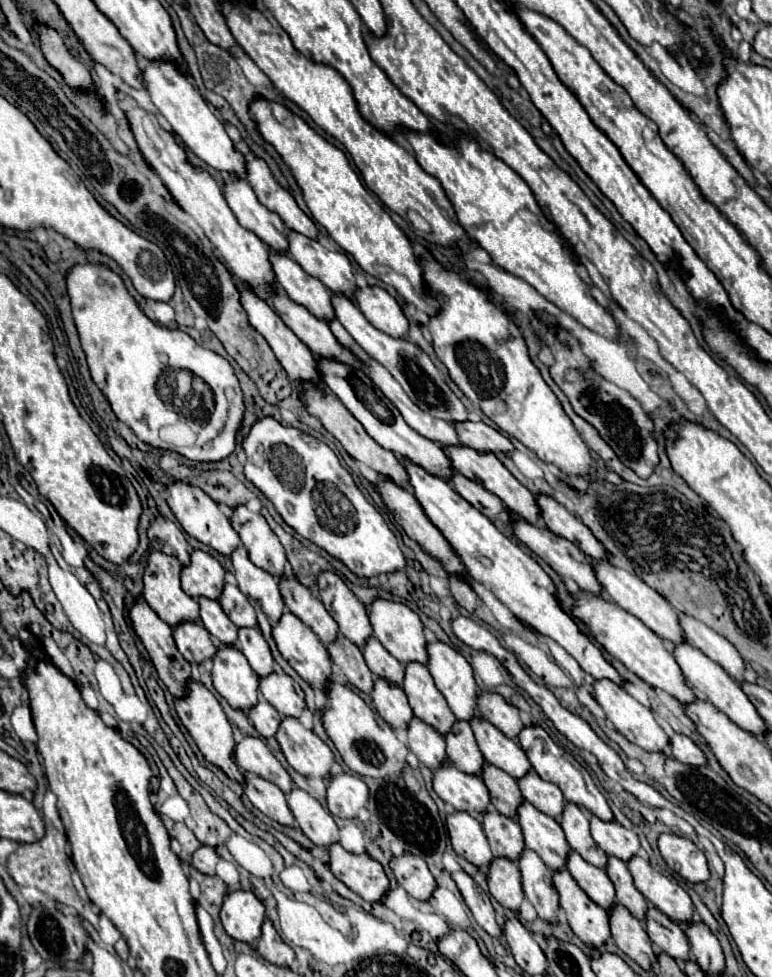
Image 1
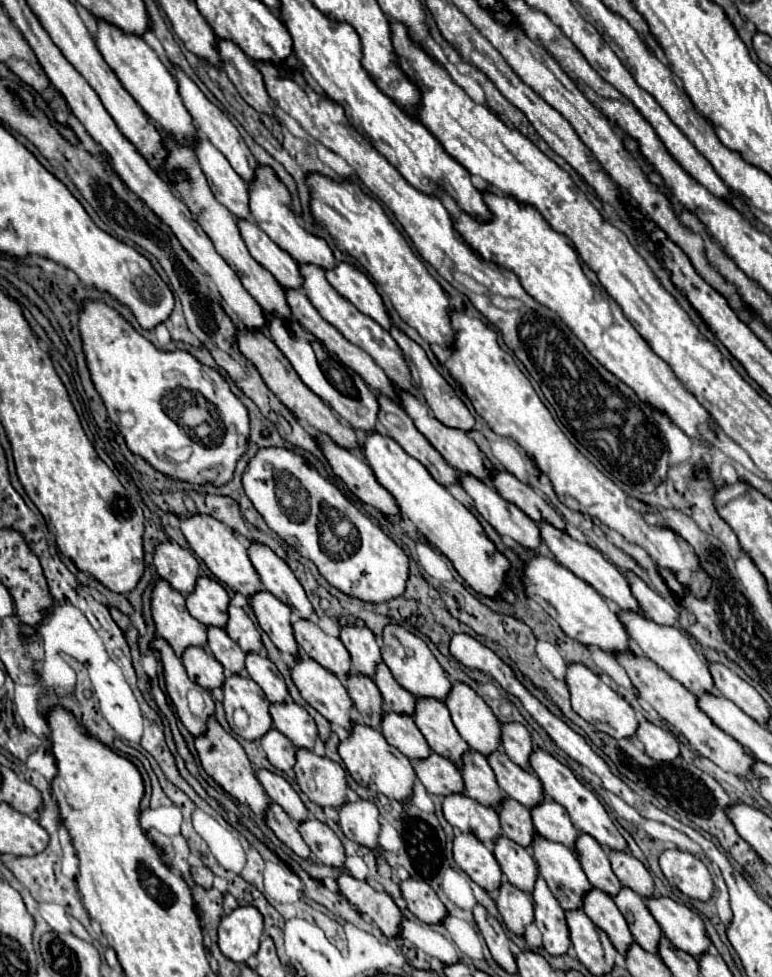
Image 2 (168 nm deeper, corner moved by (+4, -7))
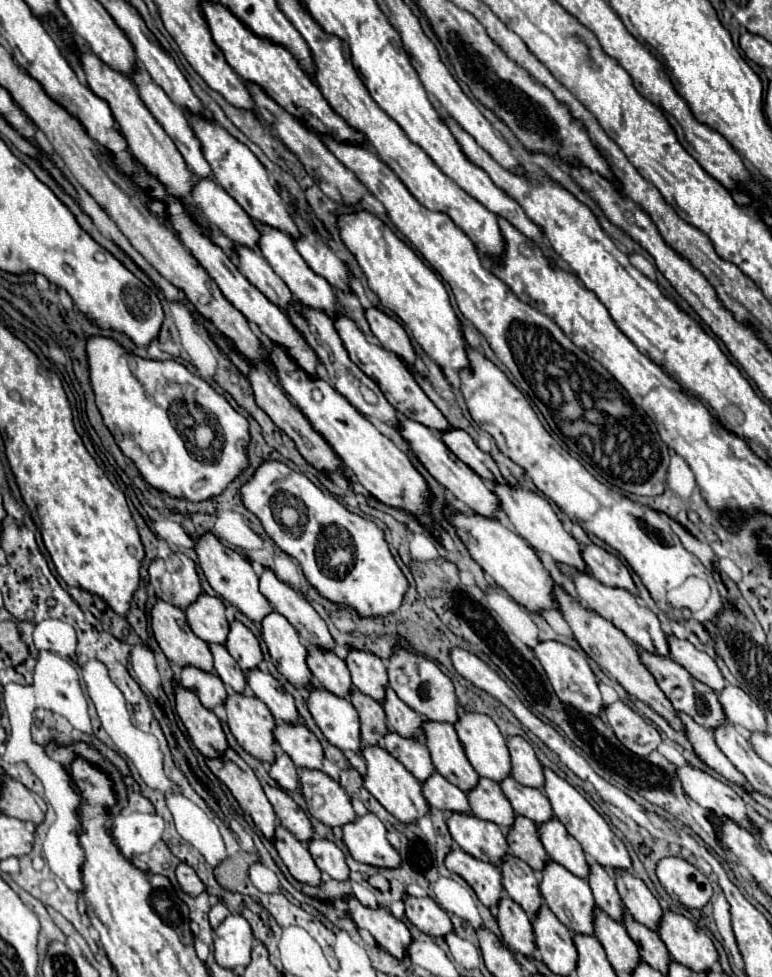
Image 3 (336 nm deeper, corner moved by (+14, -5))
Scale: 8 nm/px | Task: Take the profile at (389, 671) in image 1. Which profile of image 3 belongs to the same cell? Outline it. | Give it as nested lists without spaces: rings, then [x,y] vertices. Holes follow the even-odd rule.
[[[386,686],[386,696],[384,696],[384,712],[386,712],[386,722],[388,728],[392,732],[398,732],[400,736],[406,738],[420,738],[420,724],[422,724],[422,716],[418,712],[414,712],[408,704],[404,704],[396,692],[392,688]]]

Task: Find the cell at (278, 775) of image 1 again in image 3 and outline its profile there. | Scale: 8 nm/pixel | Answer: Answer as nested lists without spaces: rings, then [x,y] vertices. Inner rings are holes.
[[[264,784],[264,792],[274,806],[274,812],[284,828],[288,828],[300,842],[308,842],[312,838],[312,826],[304,810],[278,786]]]

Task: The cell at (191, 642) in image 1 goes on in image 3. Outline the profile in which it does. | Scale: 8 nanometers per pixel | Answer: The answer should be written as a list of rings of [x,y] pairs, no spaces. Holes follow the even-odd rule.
[[[186,666],[186,668],[182,668],[180,684],[184,688],[192,690],[200,698],[200,702],[210,710],[214,706],[222,704],[224,698],[226,698],[224,684],[222,684],[222,680],[220,680],[220,676],[216,672],[202,672],[200,668]]]

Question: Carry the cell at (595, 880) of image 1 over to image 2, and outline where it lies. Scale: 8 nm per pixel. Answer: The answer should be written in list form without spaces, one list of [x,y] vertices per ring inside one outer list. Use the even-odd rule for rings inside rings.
[[[592,890],[592,894],[584,898],[584,912],[600,930],[608,934],[614,948],[626,956],[628,948],[634,944],[634,938],[614,900],[602,890]]]

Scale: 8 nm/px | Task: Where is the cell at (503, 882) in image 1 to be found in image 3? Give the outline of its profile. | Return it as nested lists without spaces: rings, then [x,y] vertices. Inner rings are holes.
[[[502,896],[498,902],[498,918],[496,920],[498,920],[500,932],[502,932],[504,944],[514,952],[532,956],[534,932],[532,932],[530,918],[522,910],[522,906],[516,904],[512,898]]]

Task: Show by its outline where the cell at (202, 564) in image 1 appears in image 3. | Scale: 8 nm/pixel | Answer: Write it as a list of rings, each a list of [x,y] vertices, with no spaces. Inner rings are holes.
[[[202,592],[202,596],[198,596],[198,600],[184,612],[192,632],[198,638],[202,638],[204,642],[224,644],[228,634],[228,620],[224,616],[224,604],[220,598]]]

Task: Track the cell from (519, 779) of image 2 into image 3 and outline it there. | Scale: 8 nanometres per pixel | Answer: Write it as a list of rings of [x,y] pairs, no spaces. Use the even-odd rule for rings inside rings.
[[[506,776],[506,780],[500,780],[500,788],[504,796],[510,800],[516,814],[530,818],[536,824],[552,818],[552,806],[538,788],[526,788],[524,784],[518,784],[512,776]]]

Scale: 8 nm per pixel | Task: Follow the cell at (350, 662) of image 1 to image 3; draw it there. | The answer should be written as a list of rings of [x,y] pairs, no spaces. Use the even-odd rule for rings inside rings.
[[[358,690],[350,692],[350,702],[360,714],[360,736],[362,736],[362,742],[364,744],[382,744],[382,738],[388,732],[382,704],[376,702],[374,698],[358,692]]]

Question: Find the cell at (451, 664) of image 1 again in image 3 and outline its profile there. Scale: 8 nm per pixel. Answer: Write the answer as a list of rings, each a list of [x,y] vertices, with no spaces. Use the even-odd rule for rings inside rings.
[[[460,710],[458,720],[454,722],[454,728],[458,732],[458,738],[462,740],[462,748],[468,756],[472,768],[480,776],[490,778],[494,782],[500,782],[502,778],[506,778],[510,774],[510,754],[508,754],[508,748],[506,748],[506,738],[500,734],[498,726],[494,724],[494,720],[490,716]]]

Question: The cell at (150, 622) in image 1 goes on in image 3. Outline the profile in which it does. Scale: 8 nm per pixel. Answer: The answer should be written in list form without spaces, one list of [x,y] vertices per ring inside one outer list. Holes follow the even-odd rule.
[[[174,680],[172,686],[174,686],[174,698],[176,698],[176,712],[182,724],[186,726],[192,744],[206,758],[220,756],[228,748],[228,742],[216,714],[204,708],[198,696],[188,688],[182,688],[180,682]]]

